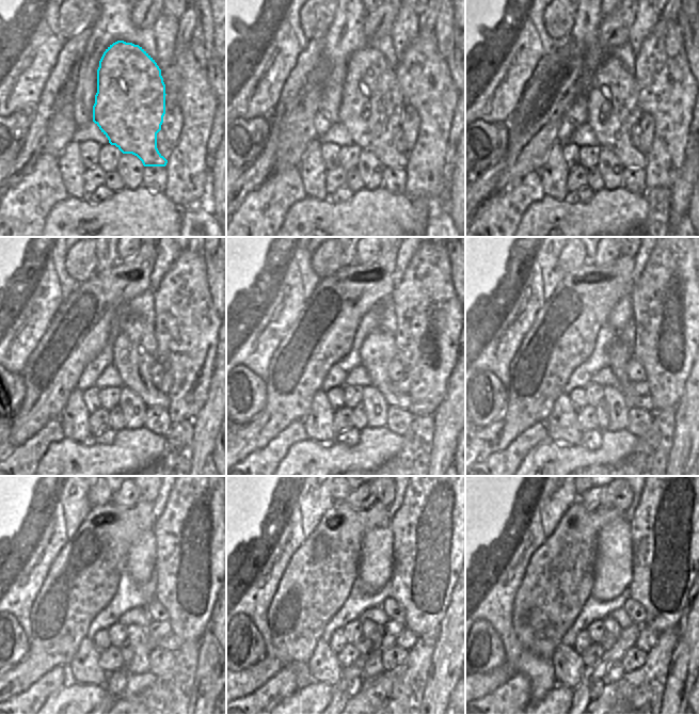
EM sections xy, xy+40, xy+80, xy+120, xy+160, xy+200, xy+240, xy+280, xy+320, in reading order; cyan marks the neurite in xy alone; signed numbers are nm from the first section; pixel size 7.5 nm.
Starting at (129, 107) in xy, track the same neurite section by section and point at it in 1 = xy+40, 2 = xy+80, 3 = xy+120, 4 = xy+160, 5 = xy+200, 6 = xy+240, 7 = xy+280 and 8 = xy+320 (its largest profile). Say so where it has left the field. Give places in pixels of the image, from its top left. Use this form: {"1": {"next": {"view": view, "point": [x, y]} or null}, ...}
{"1": {"next": {"view": "xy+40", "point": [371, 108]}}, "2": {"next": {"view": "xy+80", "point": [614, 109]}}, "3": {"next": {"view": "xy+120", "point": [134, 352]}}, "4": {"next": {"view": "xy+160", "point": [379, 349]}}, "5": {"next": {"view": "xy+200", "point": [619, 355]}}, "6": {"next": {"view": "xy+240", "point": [171, 642]}}, "7": {"next": {"view": "xy+280", "point": [407, 640]}}, "8": {"next": {"view": "xy+320", "point": [648, 637]}}}

